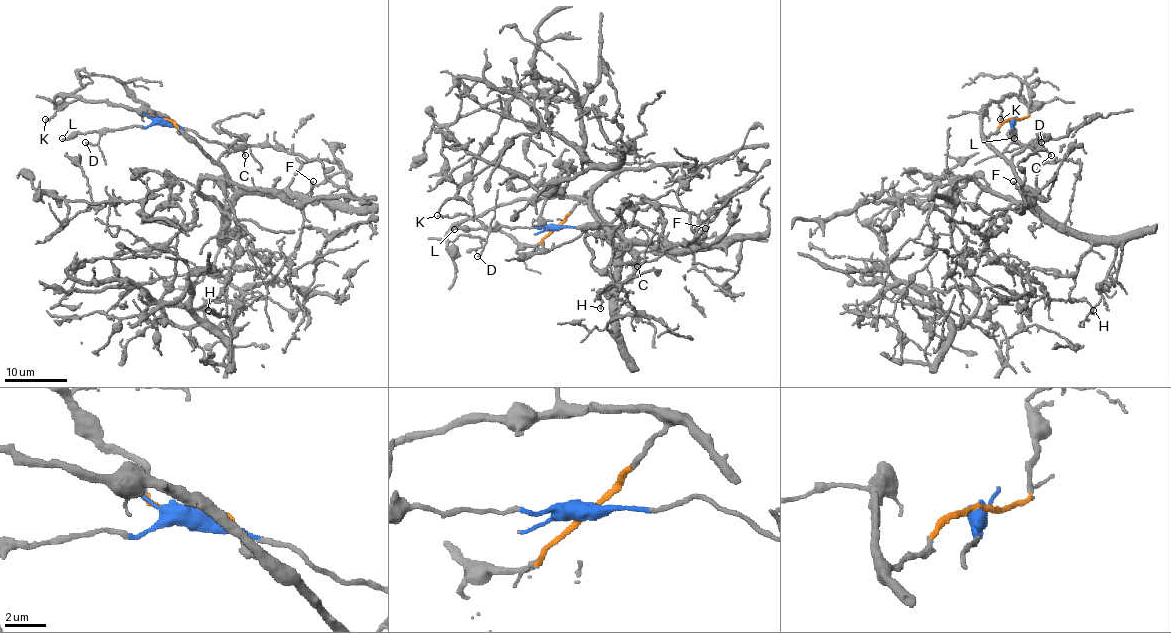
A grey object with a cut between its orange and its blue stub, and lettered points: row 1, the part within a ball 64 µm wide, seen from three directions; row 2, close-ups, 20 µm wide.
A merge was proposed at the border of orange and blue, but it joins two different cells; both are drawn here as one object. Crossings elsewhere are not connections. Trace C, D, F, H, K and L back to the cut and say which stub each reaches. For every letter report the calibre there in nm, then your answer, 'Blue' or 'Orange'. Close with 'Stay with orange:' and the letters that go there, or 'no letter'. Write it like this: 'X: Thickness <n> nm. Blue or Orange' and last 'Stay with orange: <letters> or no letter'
C: Thickness 120 nm. Blue
D: Thickness 160 nm. Blue
F: Thickness 220 nm. Orange
H: Thickness 100 nm. Orange
K: Thickness 200 nm. Orange
L: Thickness 180 nm. Blue
Stay with orange: F, H, K

